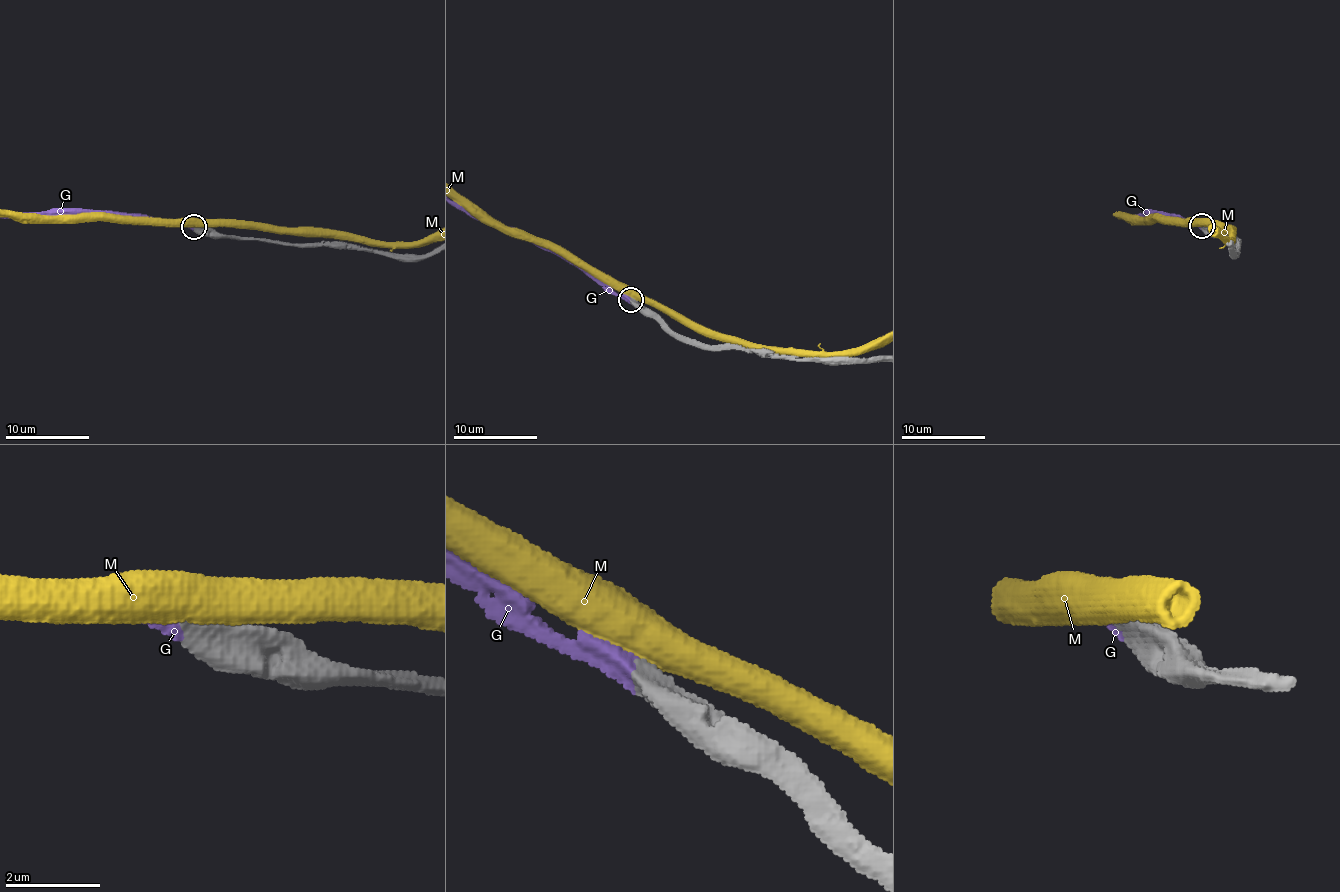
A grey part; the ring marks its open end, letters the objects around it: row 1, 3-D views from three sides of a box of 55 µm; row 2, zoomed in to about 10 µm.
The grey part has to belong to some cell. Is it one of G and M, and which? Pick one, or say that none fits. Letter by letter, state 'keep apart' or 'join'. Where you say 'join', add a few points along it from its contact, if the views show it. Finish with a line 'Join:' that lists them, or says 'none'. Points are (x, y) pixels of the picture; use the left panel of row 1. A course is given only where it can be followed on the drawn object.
G: join
M: keep apart
Join: G

